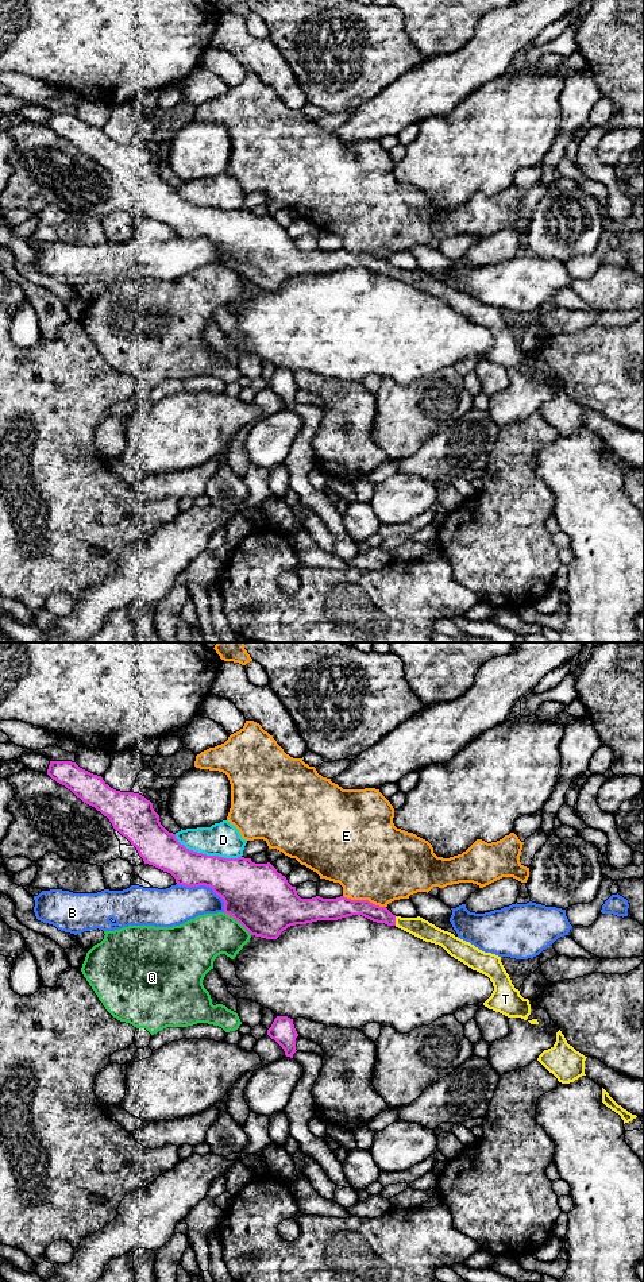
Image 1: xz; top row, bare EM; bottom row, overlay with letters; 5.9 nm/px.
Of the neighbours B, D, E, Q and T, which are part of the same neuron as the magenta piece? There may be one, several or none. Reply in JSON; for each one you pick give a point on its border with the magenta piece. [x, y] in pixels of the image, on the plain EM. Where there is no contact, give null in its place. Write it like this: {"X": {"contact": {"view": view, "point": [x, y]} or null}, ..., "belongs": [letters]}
{"T": {"contact": {"view": "xz", "point": [394, 273]}}, "belongs": ["T"]}

